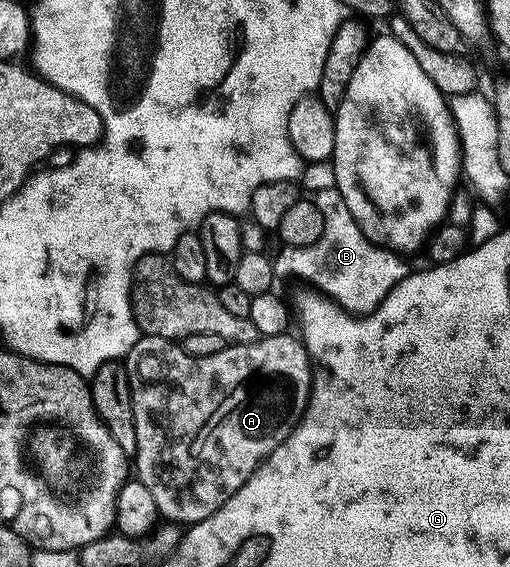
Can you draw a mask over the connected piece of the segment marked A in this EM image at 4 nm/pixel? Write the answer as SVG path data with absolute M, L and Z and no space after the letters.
M283 334L281 336L263 336L251 344L232 344L220 349L216 354L208 354L208 358L192 358L175 341L156 338L155 336L139 335L136 346L124 357L124 367L130 379L130 397L132 398L132 414L136 418L136 450L133 459L138 460L136 479L148 488L157 508L157 515L167 521L183 526L198 524L204 518L216 514L244 482L262 464L263 460L288 438L288 434L298 424L298 419L306 410L310 400L312 383L312 361L306 353L306 346L297 335Z

